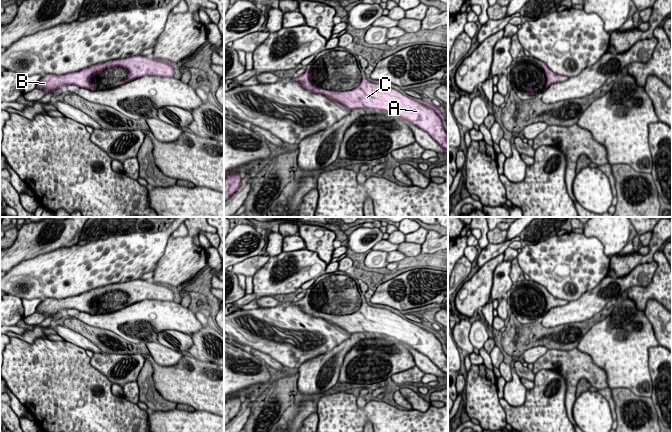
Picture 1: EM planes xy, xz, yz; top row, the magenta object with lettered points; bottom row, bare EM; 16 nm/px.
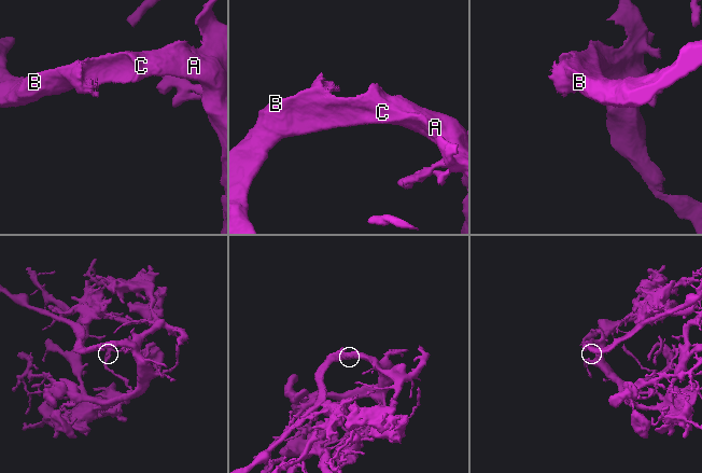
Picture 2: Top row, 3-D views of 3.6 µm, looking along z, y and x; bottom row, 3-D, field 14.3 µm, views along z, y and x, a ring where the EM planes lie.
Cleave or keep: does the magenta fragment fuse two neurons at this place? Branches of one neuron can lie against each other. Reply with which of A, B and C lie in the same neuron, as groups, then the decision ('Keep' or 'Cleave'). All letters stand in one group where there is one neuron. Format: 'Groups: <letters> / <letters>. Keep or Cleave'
Groups: A B C. Keep

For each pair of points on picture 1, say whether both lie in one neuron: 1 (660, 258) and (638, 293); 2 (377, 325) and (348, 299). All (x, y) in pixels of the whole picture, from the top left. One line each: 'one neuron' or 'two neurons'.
1: one neuron
2: one neuron

